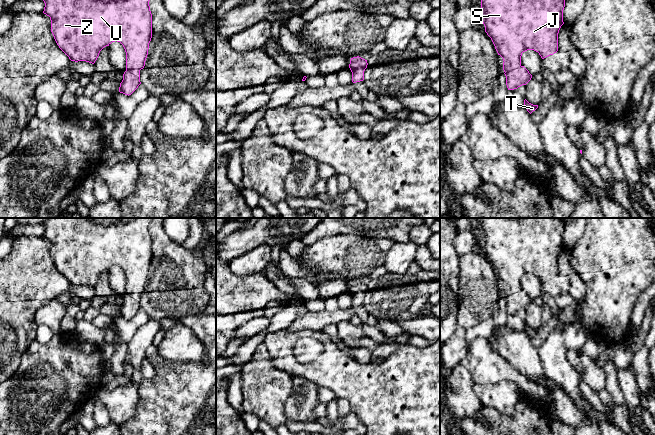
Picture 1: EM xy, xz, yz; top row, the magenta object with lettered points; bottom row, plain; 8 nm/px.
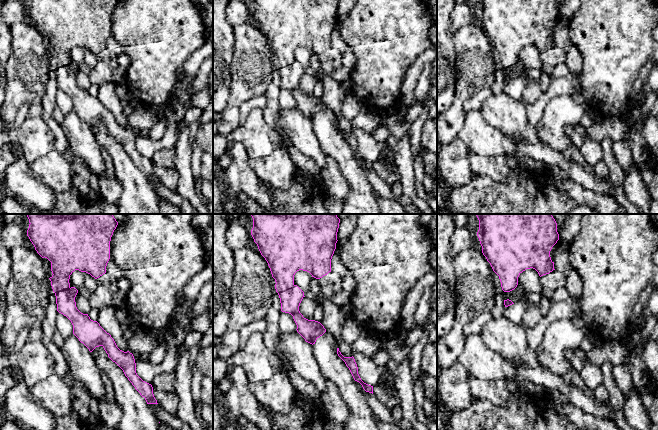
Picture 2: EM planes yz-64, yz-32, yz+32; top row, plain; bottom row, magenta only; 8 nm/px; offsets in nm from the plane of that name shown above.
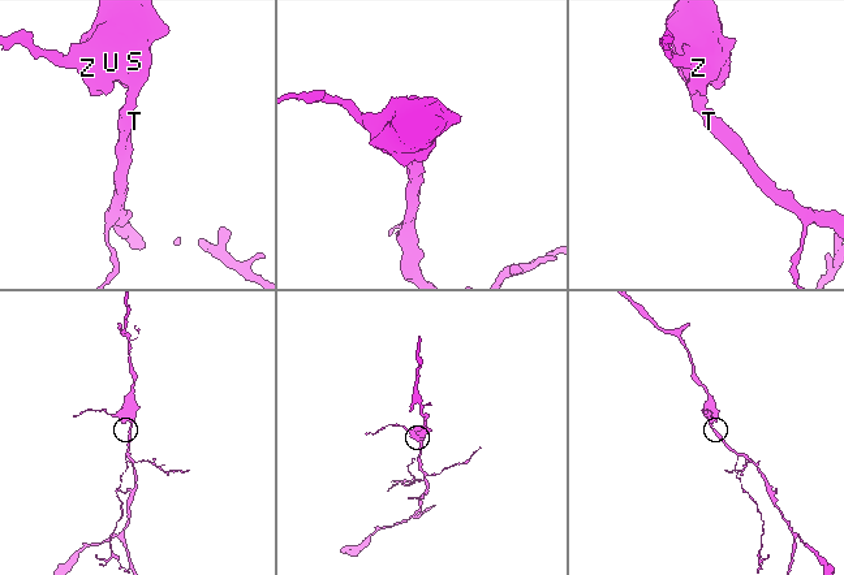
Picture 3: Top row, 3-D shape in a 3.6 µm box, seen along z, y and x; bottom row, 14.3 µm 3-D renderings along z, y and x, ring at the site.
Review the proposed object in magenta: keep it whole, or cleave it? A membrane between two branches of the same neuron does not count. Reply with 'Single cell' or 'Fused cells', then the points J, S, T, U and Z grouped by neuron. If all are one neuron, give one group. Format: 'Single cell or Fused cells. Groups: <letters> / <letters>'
Single cell. Groups: J S T U Z

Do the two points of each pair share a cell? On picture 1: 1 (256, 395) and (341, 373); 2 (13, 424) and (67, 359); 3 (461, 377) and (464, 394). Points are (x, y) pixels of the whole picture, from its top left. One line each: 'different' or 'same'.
1: different
2: same
3: same

